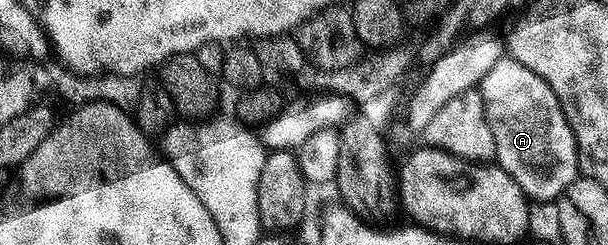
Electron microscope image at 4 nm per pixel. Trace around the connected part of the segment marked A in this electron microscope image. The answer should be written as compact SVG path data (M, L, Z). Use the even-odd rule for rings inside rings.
M502 58L478 84L489 130L493 130L495 160L521 186L528 201L554 202L580 175L579 151L573 130L557 102L557 94L529 66Z

